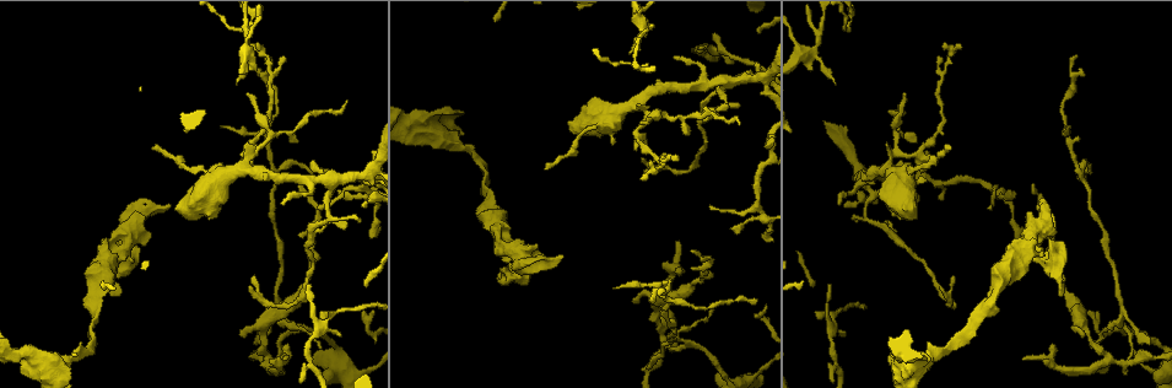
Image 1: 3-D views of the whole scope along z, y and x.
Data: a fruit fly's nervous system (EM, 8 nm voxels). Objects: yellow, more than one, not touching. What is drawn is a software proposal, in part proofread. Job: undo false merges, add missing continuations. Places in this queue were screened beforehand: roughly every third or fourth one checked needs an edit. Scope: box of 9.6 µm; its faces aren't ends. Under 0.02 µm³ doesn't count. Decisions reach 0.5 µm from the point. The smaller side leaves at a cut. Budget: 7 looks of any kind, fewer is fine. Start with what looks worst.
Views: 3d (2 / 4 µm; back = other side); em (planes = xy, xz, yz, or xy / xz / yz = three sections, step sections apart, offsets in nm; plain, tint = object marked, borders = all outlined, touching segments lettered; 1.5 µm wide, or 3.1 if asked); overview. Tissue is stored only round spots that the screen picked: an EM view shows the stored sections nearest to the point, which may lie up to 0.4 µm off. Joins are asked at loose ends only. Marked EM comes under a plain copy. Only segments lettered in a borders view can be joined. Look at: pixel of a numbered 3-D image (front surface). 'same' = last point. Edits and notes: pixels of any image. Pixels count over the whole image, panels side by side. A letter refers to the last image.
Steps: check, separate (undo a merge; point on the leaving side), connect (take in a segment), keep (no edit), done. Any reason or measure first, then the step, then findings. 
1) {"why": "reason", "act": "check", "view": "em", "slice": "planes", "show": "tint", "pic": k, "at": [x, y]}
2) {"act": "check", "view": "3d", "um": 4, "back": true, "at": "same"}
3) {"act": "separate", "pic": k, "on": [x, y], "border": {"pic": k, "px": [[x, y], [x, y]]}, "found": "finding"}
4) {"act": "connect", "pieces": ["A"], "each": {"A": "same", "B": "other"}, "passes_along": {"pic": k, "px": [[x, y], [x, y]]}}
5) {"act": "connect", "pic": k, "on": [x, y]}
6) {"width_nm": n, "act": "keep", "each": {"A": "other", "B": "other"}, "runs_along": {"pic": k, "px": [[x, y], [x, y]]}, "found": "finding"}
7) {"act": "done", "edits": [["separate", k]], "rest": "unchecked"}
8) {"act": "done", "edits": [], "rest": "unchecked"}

{"why": "a fork", "act": "check", "view": "em", "slice": "xz", "step": 8, "show": "tint", "pic": 1, "at": [1124, 331]}

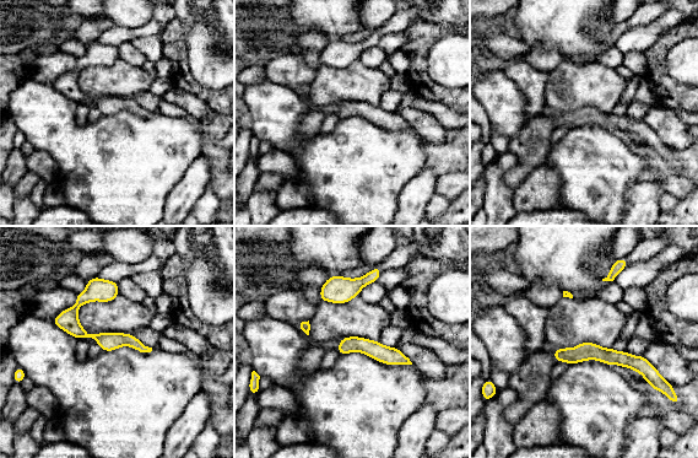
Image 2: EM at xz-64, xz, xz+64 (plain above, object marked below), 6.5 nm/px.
{"act": "check", "view": "em", "slice": "planes", "show": "borders", "at": "same"}

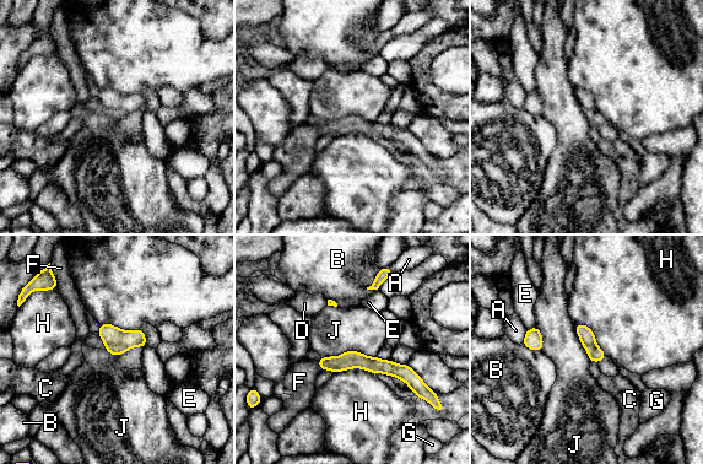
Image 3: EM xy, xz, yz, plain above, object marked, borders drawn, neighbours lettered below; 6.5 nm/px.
{"act": "keep", "each": {"A": "other", "B": "other", "C": "other", "D": "other", "E": "other", "F": "other", "G": "other", "H": "other", "J": "other"}, "found": "one neuron here"}

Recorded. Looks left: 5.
{"why": "branch stops here", "act": "check", "view": "em", "slice": "planes", "show": "borders", "pic": 1, "at": [924, 171]}

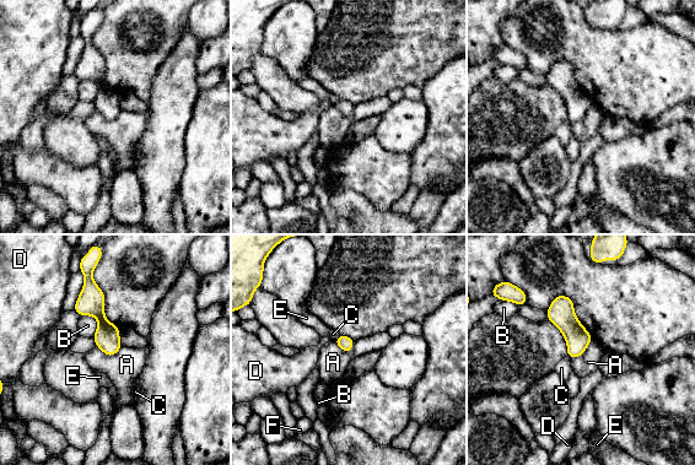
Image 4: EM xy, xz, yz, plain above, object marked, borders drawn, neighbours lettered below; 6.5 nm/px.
{"act": "keep", "each": {"A": "other", "B": "other", "C": "other", "D": "other", "E": "other", "F": "other"}, "border": {"pic": 4, "px": [[333, 340], [346, 352], [355, 341]]}, "found": "no lettered segment goes on from it"}

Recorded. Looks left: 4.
{"why": "thick turns thin", "act": "check", "view": "em", "slice": "xy", "step": 8, "show": "tint", "pic": 1, "at": [78, 357]}

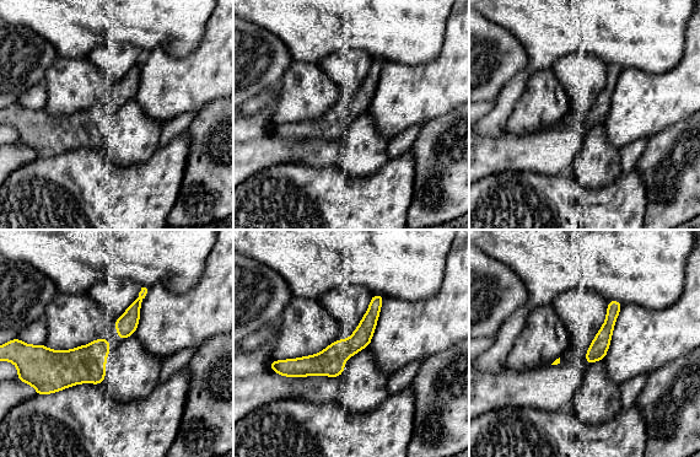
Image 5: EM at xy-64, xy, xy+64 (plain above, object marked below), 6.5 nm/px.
{"why": "another direction", "act": "check", "view": "em", "slice": "planes", "show": "borders", "at": "same"}

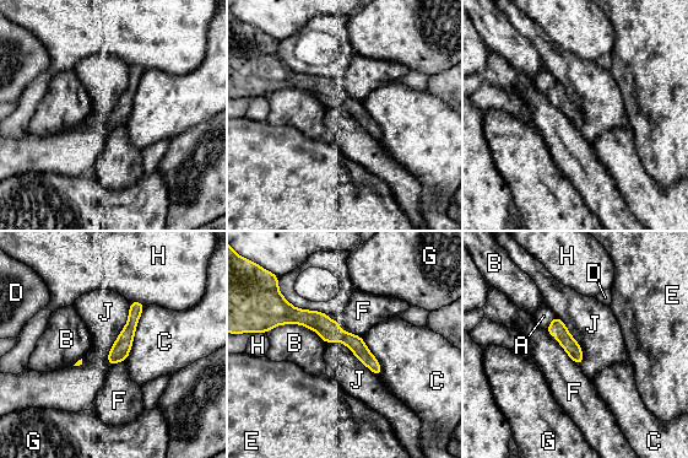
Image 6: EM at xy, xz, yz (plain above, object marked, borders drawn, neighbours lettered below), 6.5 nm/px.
{"act": "keep", "each": {"A": "other", "B": "other", "C": "other", "D": "other", "E": "other", "F": "other", "G": "other", "H": "other", "J": "other"}, "border": {"pic": 6, "px": [[145, 306], [125, 361]]}, "found": "continuous, no second neuron"}

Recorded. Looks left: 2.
{"act": "done", "edits": [], "rest": "unchecked"}

